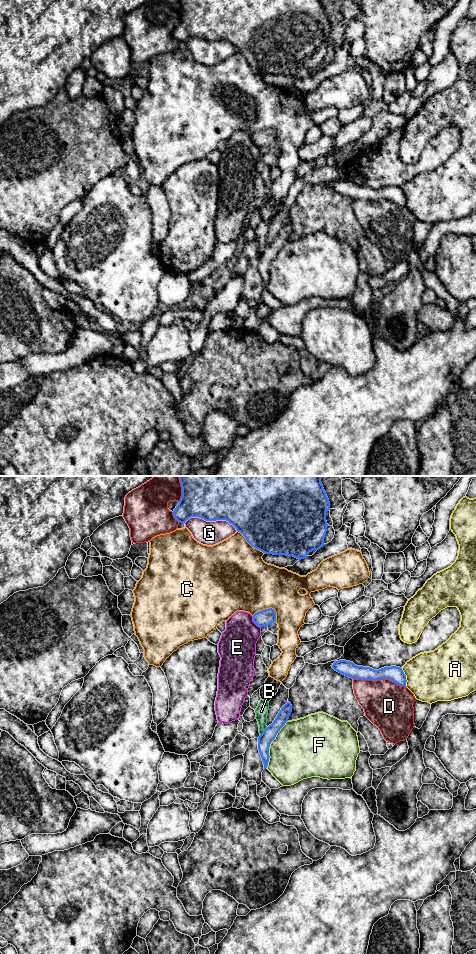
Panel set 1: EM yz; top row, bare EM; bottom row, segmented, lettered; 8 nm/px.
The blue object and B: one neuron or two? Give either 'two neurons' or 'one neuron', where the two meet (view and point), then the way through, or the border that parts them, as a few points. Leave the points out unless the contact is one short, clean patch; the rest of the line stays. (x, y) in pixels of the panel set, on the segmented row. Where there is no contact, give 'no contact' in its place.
two neurons; meets blue in yz at (264, 731); border along yz (266, 726), (260, 735)

